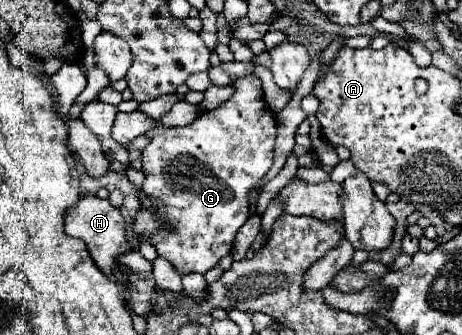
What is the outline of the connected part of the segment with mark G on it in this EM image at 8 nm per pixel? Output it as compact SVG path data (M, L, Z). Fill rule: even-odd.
M247 75L237 79L233 97L213 111L203 111L191 125L151 129L149 145L143 149L145 183L141 191L157 209L157 223L133 223L137 241L149 239L159 257L167 259L183 277L187 273L205 273L231 253L239 227L249 219L249 191L265 177L273 165L273 147L277 137L275 115L263 101L259 77Z

